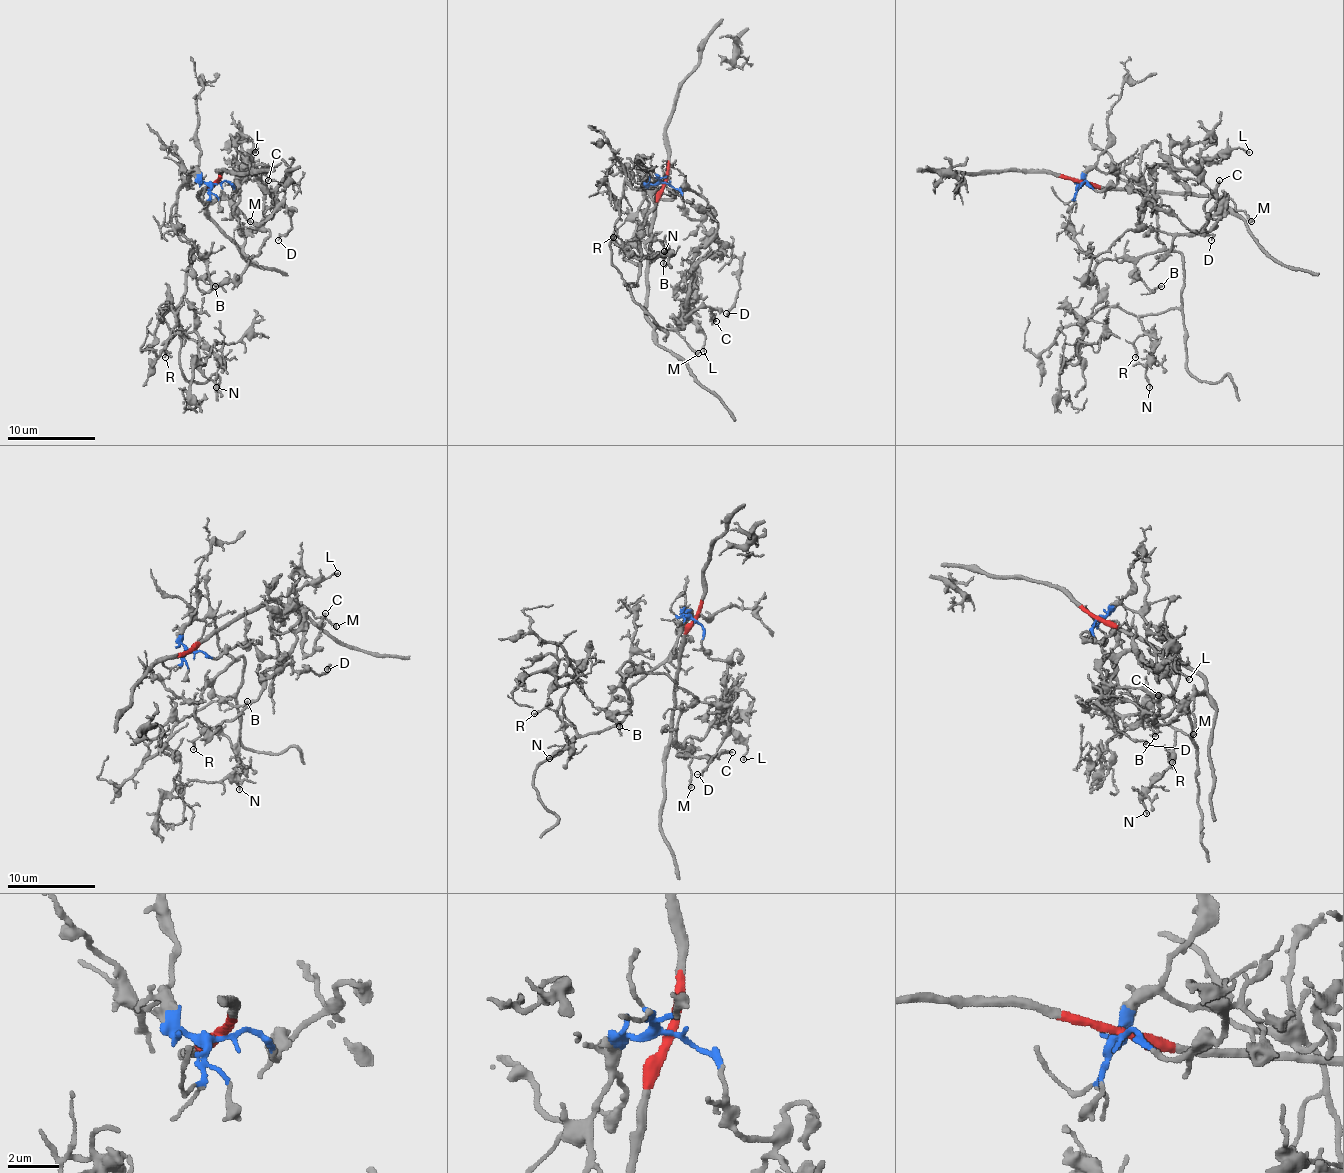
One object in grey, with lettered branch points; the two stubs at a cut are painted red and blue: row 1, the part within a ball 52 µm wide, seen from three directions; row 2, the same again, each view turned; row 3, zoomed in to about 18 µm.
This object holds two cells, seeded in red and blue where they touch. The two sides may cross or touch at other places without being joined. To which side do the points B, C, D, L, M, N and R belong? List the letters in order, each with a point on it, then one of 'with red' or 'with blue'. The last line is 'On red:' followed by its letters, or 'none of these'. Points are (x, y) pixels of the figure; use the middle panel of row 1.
B: at (663, 263); with blue
C: at (716, 321); with red
D: at (726, 313); with blue
L: at (703, 351); with blue
M: at (698, 353); with red
N: at (664, 251); with blue
R: at (613, 237); with blue
On red: C, M

